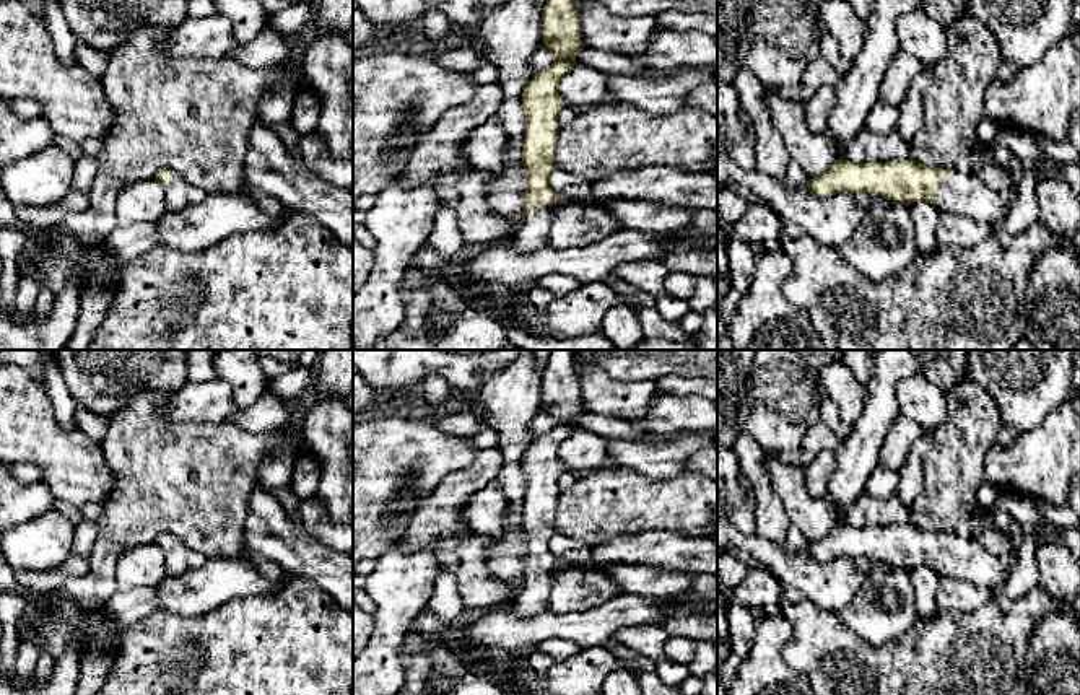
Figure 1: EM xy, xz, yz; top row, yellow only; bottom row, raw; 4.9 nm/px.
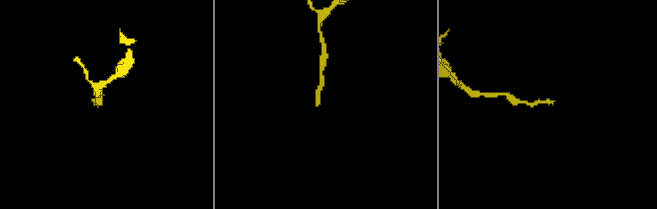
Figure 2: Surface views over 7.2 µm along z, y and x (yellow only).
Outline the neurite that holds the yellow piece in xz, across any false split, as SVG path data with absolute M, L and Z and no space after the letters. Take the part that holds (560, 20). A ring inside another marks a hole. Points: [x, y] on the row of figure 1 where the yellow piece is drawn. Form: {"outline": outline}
{"outline": "M547 0L542 13L542 36L556 60L535 73L522 93L525 130L522 163L525 171L524 216L512 247L533 252L550 244L551 207L558 194L548 177L556 169L553 161L560 132L558 114L564 103L558 85L574 67L581 41L581 16L574 0Z"}

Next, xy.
{"outline": "M163 169L155 179L164 187L164 200L168 212L179 212L189 205L189 184L176 171Z"}

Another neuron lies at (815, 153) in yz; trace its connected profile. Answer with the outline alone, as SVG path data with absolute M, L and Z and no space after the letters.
M773 88L764 91L764 106L789 158L799 163L808 179L825 174L836 161L830 132L812 132L803 120L803 104L781 98Z

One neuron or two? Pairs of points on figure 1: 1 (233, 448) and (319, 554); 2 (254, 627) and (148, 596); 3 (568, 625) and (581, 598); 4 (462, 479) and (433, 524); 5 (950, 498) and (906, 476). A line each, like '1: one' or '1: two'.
1: two
2: two
3: two
4: one
5: two

